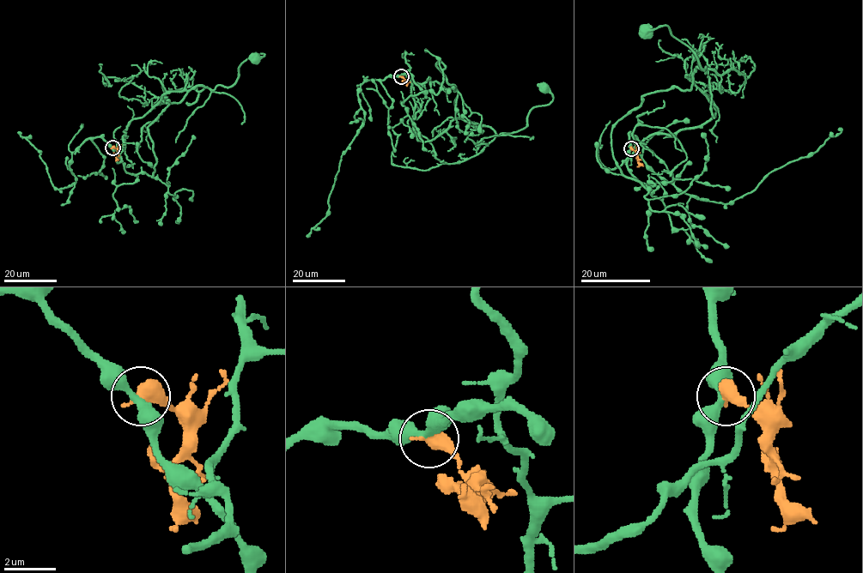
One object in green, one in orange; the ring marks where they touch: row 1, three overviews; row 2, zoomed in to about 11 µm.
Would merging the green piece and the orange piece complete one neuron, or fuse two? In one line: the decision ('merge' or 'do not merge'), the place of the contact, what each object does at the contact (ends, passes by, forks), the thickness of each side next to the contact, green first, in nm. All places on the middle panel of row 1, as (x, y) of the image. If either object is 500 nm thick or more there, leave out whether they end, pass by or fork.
do not merge | (401, 76) | 360/600 nm

